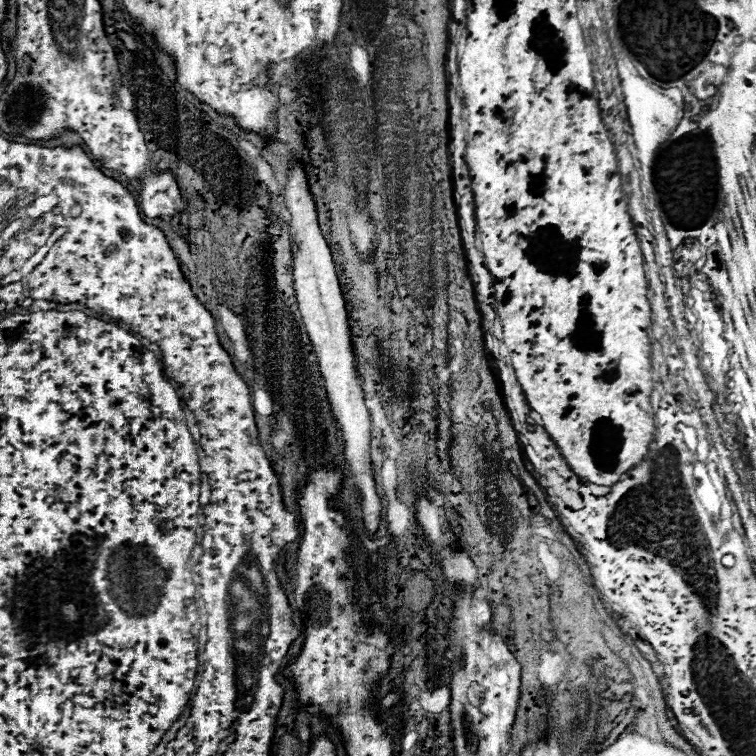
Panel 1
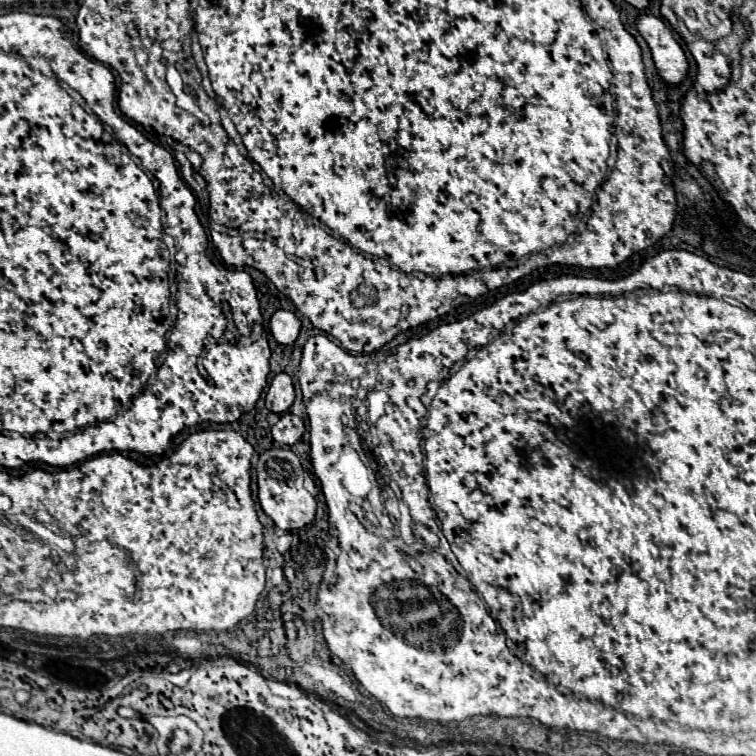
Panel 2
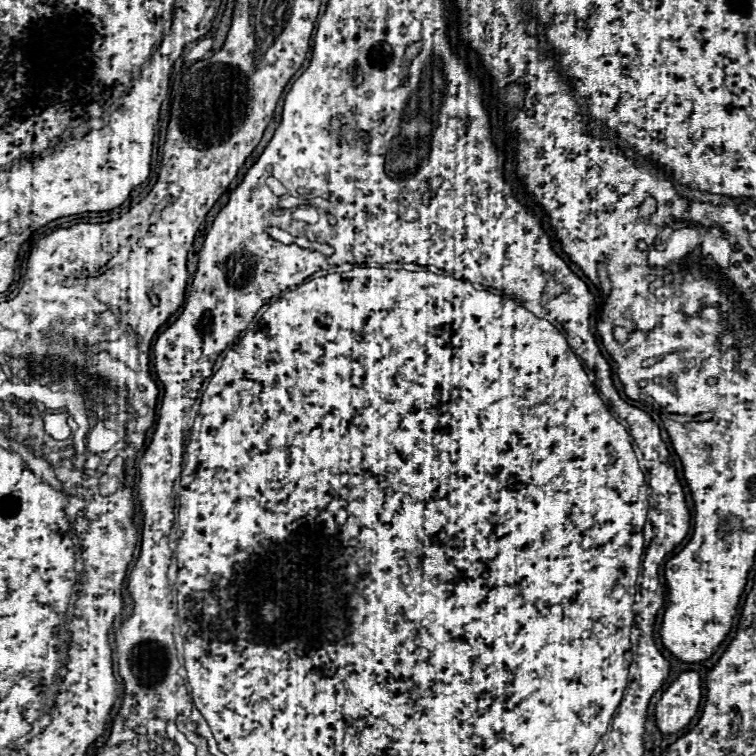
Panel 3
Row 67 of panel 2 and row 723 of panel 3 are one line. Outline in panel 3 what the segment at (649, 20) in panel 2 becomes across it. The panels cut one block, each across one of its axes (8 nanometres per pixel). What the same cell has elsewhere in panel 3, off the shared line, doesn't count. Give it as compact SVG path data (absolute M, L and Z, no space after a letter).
M680 674L656 702L656 726L662 734L674 734L688 726L700 704L698 674Z

